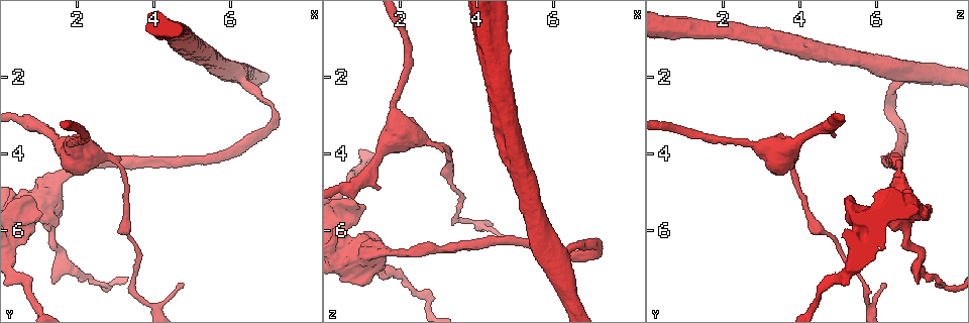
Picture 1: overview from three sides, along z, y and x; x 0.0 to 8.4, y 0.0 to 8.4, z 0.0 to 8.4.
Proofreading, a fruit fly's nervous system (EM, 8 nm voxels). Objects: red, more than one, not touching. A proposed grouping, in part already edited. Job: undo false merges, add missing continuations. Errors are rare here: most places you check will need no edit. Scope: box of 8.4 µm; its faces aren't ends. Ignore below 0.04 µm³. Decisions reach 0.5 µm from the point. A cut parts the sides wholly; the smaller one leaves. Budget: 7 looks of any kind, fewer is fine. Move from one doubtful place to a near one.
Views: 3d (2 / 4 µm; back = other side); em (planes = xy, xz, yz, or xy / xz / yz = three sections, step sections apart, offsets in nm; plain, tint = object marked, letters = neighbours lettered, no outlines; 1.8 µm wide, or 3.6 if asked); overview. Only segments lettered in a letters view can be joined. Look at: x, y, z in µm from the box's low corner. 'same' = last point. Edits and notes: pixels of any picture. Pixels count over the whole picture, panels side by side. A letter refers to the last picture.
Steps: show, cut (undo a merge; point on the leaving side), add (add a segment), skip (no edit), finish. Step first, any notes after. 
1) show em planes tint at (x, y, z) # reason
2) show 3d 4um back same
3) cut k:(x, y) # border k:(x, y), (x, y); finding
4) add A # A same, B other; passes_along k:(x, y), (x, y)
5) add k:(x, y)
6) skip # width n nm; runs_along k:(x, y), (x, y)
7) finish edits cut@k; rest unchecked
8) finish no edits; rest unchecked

show em planes letters at (1.40, 7.40, 7.10) # an open end

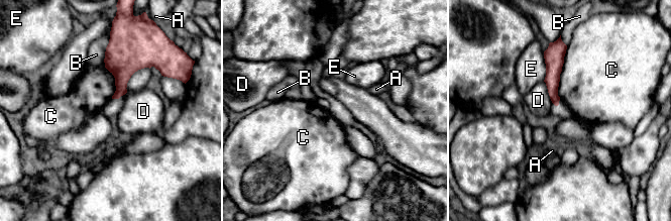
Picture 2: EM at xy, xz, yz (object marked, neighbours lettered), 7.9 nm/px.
skip # A other, B other, C other, D other, E other; runs_along 2:(563, 48), (554, 58), (556, 102); no lettered segment goes on from it

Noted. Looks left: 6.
show em 3.6um xy step 8 letters at (4.80, 7.40, 6.20) # branch stops here

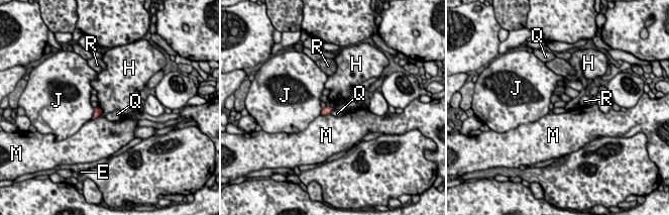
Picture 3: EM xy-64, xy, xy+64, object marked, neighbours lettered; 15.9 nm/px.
show em 3.6um planes letters same # another direction

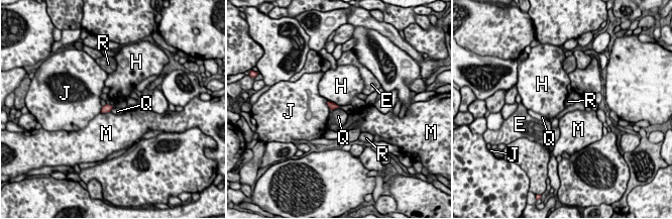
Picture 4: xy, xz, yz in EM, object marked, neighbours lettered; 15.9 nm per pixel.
skip # E other, H other, J other, M other, Q other, R other; border 4:(106, 103), (112, 106); no lettered segment goes on from it

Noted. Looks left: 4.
show 3d 4um at (1.70, 3.85, 3.65) # looks like a crossing

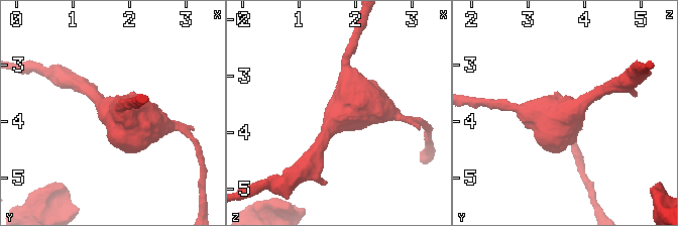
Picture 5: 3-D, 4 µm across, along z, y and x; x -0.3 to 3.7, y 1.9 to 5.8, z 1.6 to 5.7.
show em planes letters at (1.70, 3.85, 3.75) # arms 4

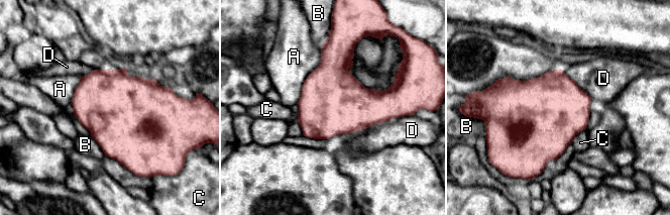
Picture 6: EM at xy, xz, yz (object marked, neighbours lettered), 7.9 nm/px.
skip # A other, B other, C other, D other; continuous, no second cell

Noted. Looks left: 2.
finish no edits; rest unchecked

